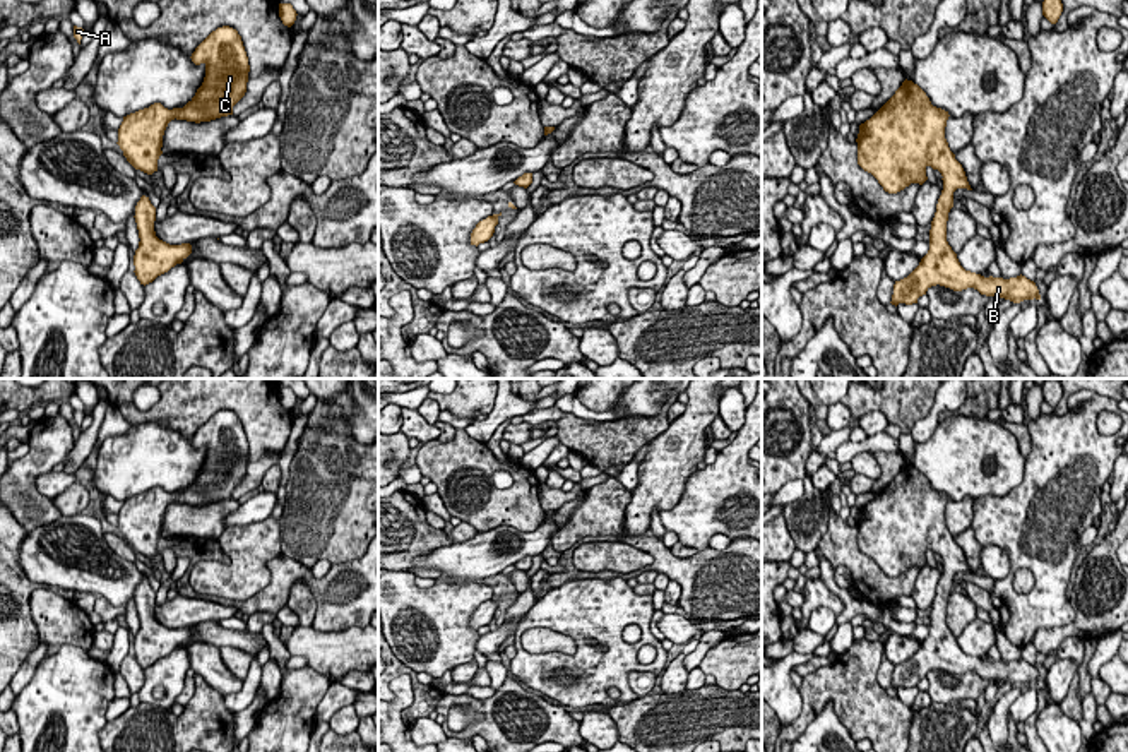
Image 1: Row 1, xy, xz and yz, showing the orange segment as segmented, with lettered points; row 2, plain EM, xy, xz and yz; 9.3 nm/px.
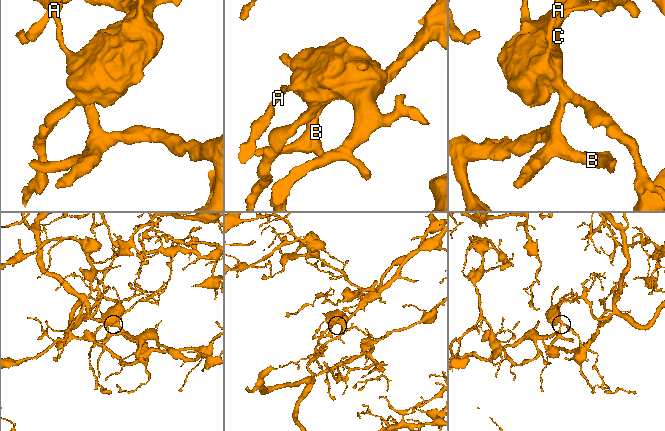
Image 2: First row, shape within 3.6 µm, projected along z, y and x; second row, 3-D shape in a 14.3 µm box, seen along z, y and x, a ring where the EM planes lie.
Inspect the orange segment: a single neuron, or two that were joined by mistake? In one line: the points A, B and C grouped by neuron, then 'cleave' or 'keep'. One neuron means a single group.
A B C | keep

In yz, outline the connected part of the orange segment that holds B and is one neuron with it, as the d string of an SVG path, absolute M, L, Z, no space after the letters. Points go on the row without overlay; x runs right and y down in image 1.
M905 463L895 478L859 509L858 548L871 557L885 576L897 577L911 567L923 569L928 564L928 550L943 560L929 613L929 634L907 661L895 665L890 687L917 687L917 682L936 668L953 675L974 671L981 678L1013 687L1041 683L1036 666L1022 658L1003 663L965 654L948 629L947 605L953 591L953 576L972 574L945 522L948 500L948 495L931 488L917 468Z

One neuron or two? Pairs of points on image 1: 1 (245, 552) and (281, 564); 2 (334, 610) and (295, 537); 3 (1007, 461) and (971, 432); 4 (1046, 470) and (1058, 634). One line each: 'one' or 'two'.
1: two
2: two
3: one
4: two

